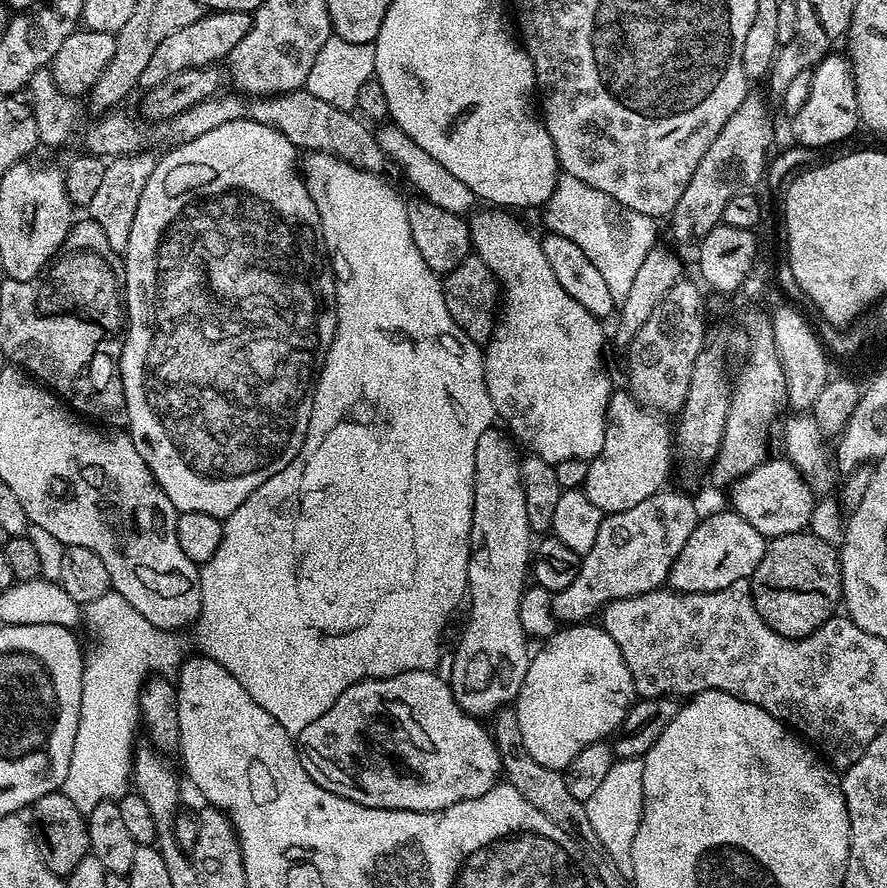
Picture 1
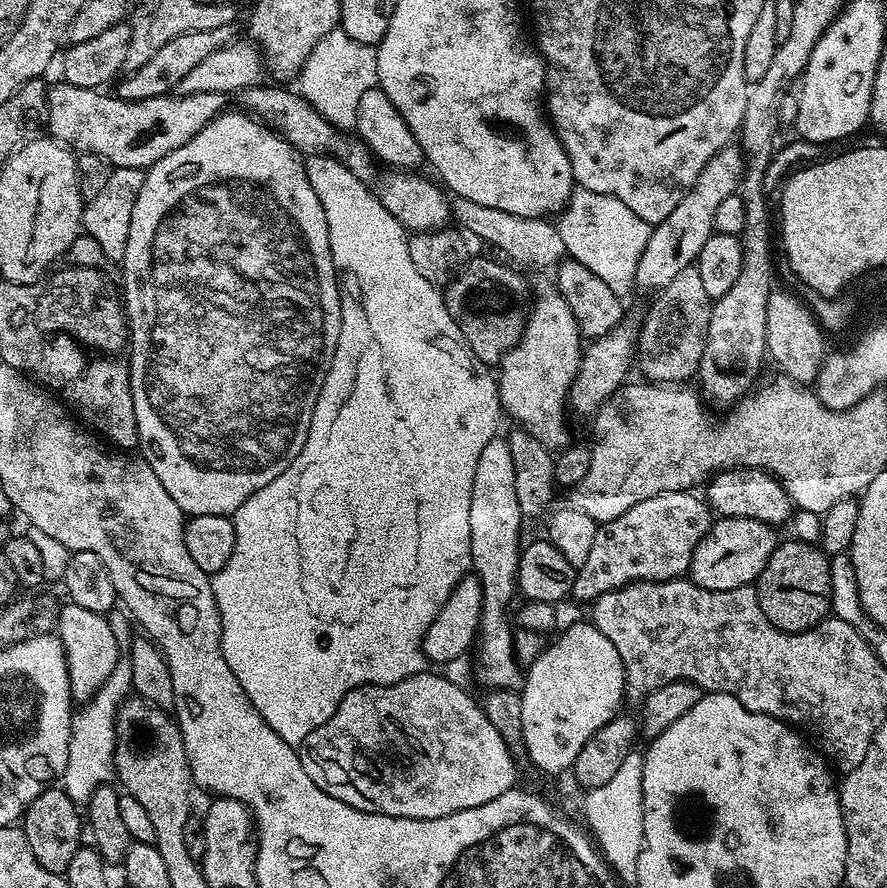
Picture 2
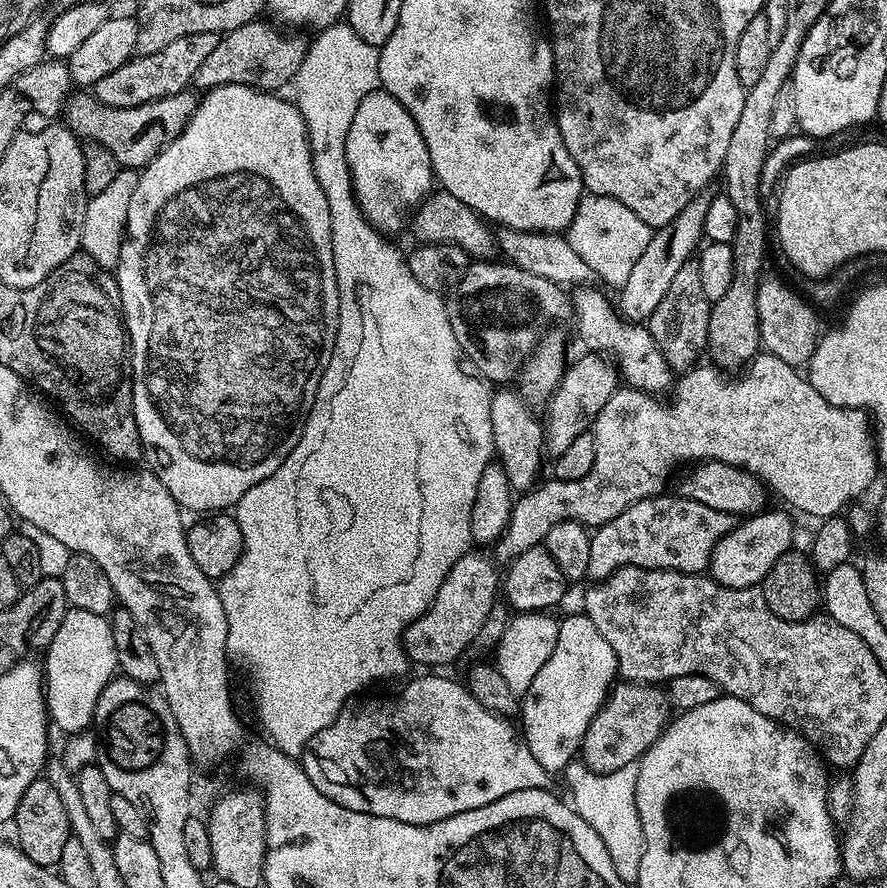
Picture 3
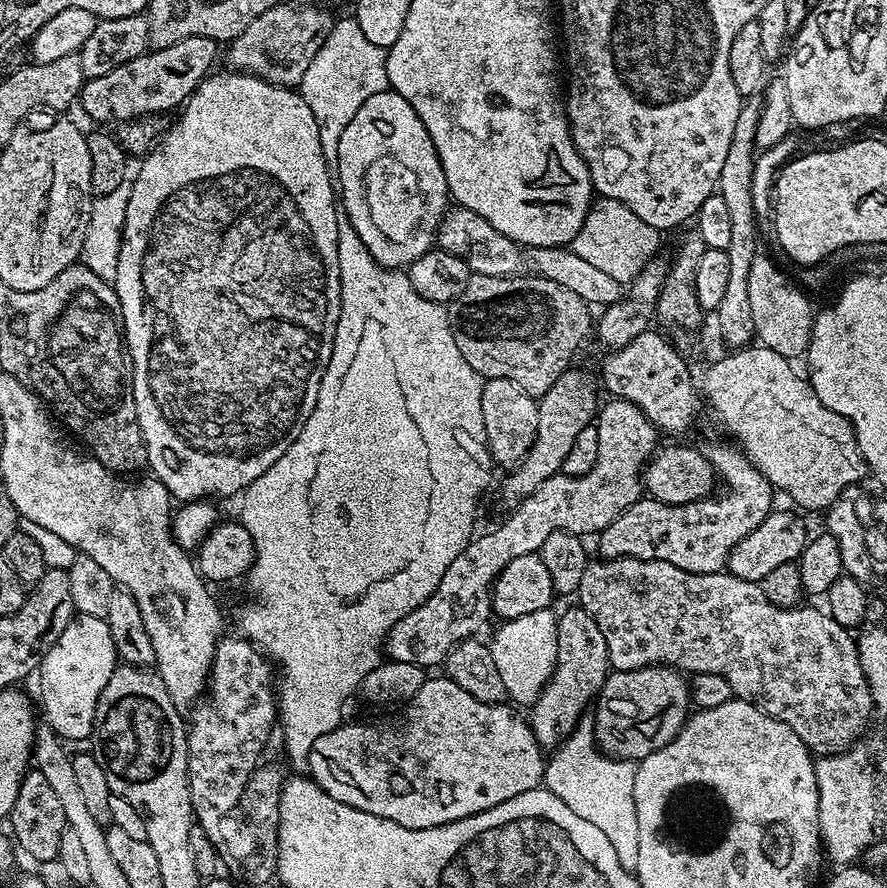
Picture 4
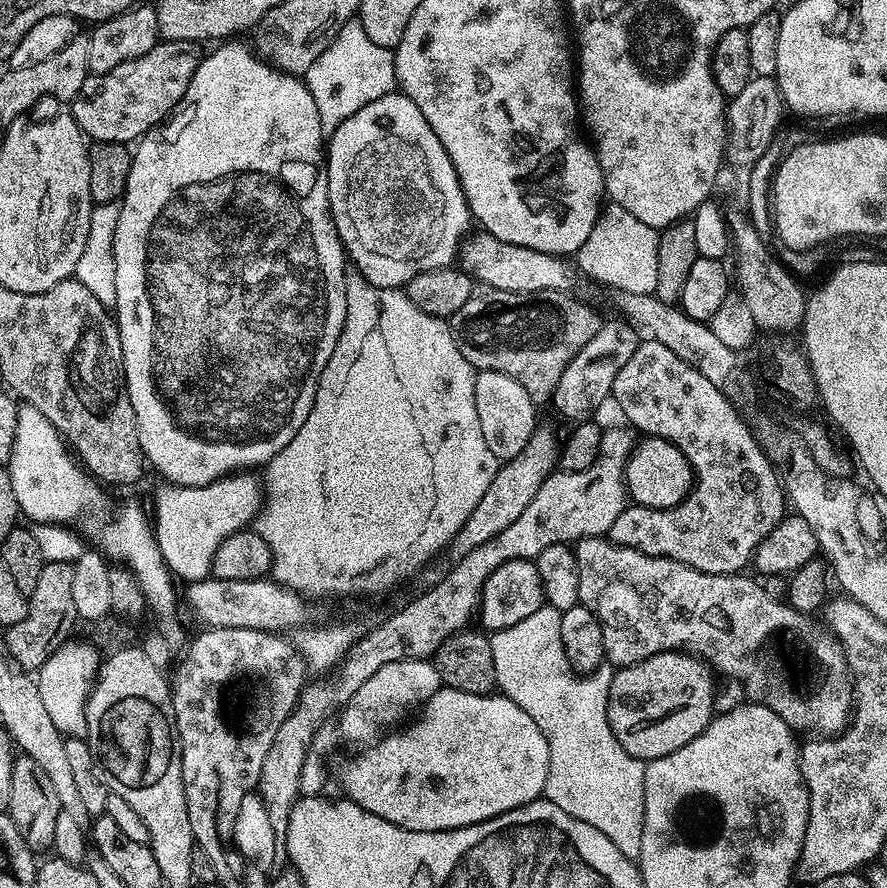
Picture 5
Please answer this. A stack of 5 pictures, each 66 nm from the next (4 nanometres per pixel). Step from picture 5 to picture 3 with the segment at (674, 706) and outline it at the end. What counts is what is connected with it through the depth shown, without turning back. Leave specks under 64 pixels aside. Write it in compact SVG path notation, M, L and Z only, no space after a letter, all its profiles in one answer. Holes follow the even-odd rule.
M620 682L613 687L604 700L604 705L594 714L590 726L580 743L579 755L583 763L595 772L613 772L622 770L622 766L637 763L645 750L664 732L670 723L670 703L668 693L663 687L654 684L629 684Z

